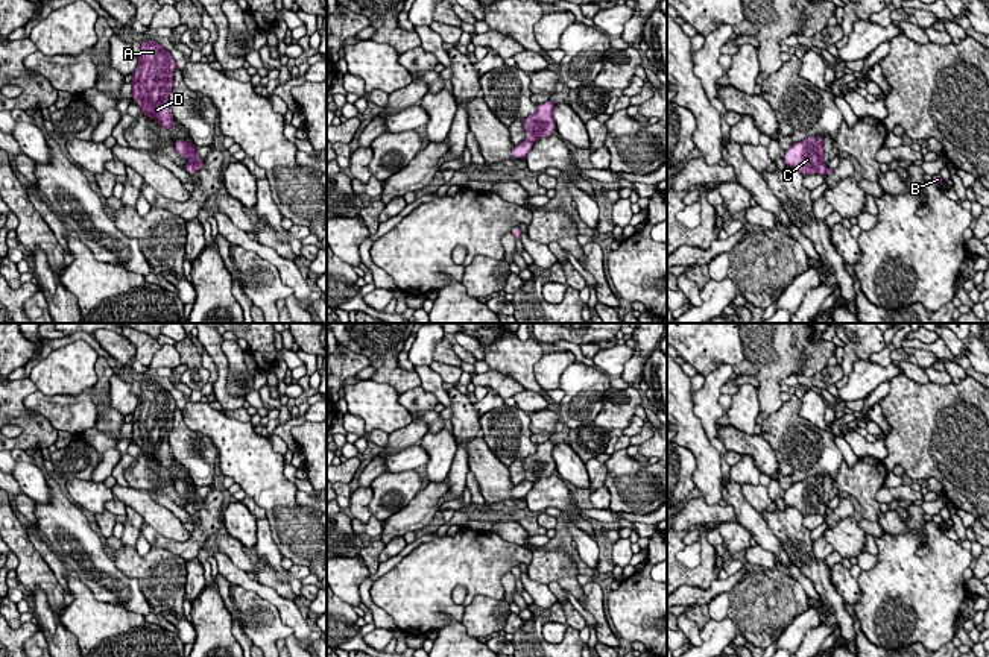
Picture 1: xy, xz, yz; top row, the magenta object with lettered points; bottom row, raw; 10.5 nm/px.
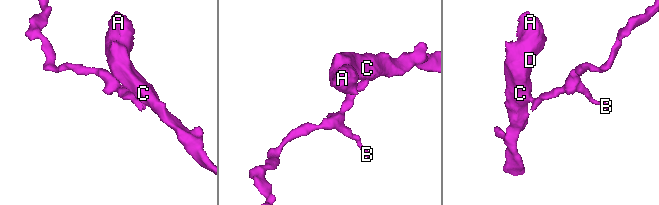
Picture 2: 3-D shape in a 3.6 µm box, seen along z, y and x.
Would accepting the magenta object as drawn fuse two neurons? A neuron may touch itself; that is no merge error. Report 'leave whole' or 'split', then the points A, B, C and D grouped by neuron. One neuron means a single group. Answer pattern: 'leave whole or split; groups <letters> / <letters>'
split; groups A C D / B

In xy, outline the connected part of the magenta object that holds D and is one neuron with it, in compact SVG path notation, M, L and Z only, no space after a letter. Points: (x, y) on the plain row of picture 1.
M141 382L138 405L132 413L132 437L141 454L167 470L175 467L169 435L173 428L176 401L160 382Z

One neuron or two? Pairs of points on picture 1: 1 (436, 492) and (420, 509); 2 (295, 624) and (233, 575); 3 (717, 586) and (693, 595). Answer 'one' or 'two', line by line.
1: one
2: one
3: one

